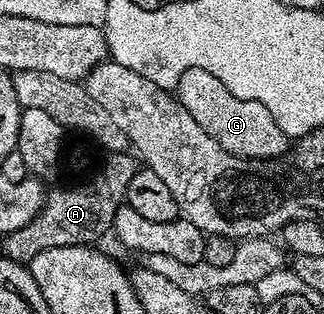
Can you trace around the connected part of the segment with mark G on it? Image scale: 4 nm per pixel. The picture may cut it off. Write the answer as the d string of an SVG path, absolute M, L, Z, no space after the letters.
M188 68L182 73L176 97L188 116L192 116L192 120L196 120L196 124L200 124L200 128L204 128L204 132L208 132L208 136L220 144L220 148L232 152L232 156L278 158L288 149L286 133L280 124L276 124L276 120L272 120L272 112L268 112L264 104L244 100L228 92L228 88L224 88L224 84L220 84L212 72L204 72L204 68Z

